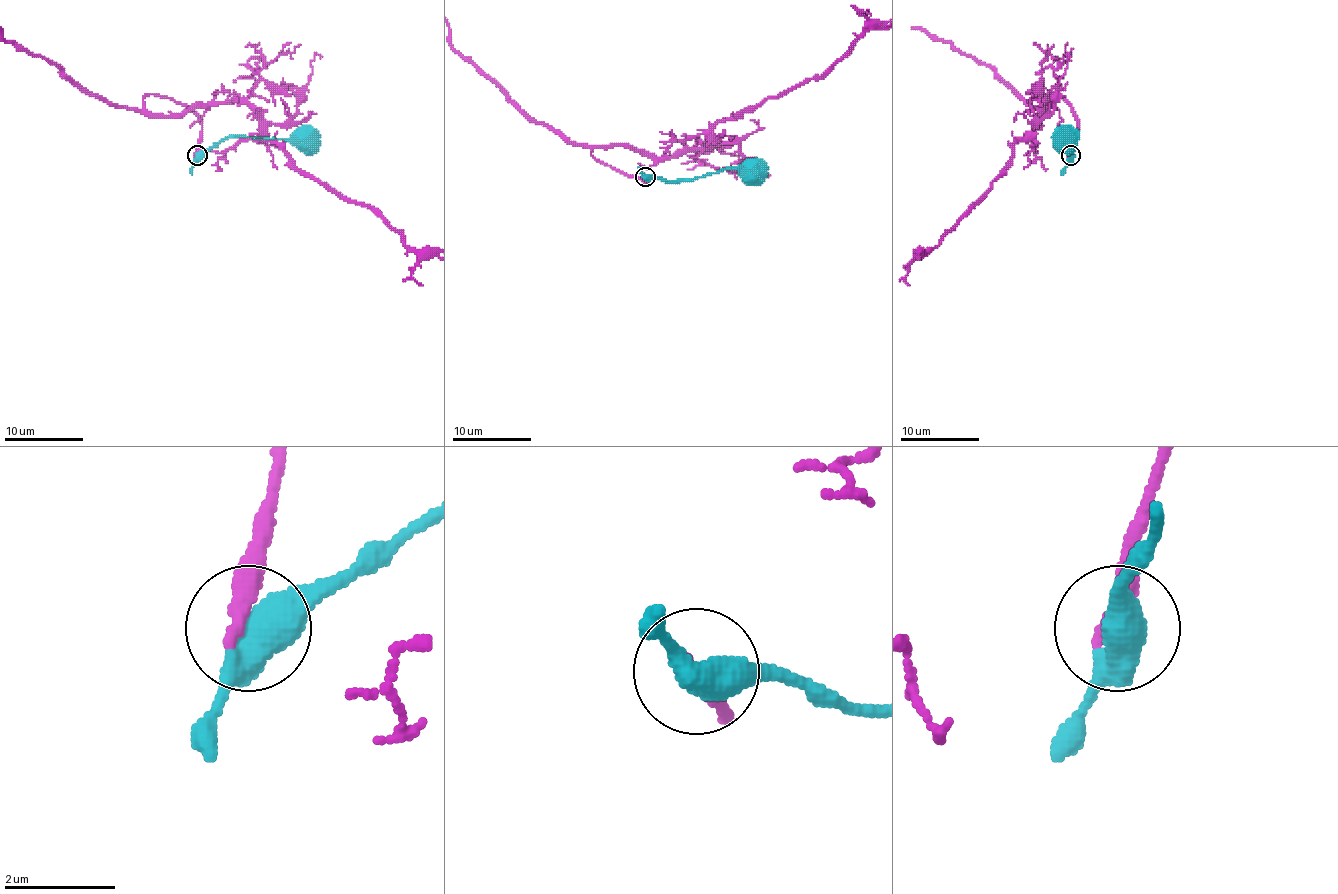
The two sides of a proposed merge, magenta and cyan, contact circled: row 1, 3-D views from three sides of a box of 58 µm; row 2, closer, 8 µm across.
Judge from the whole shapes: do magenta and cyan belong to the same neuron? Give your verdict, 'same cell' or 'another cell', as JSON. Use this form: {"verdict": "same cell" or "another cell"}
{"verdict": "same cell"}

